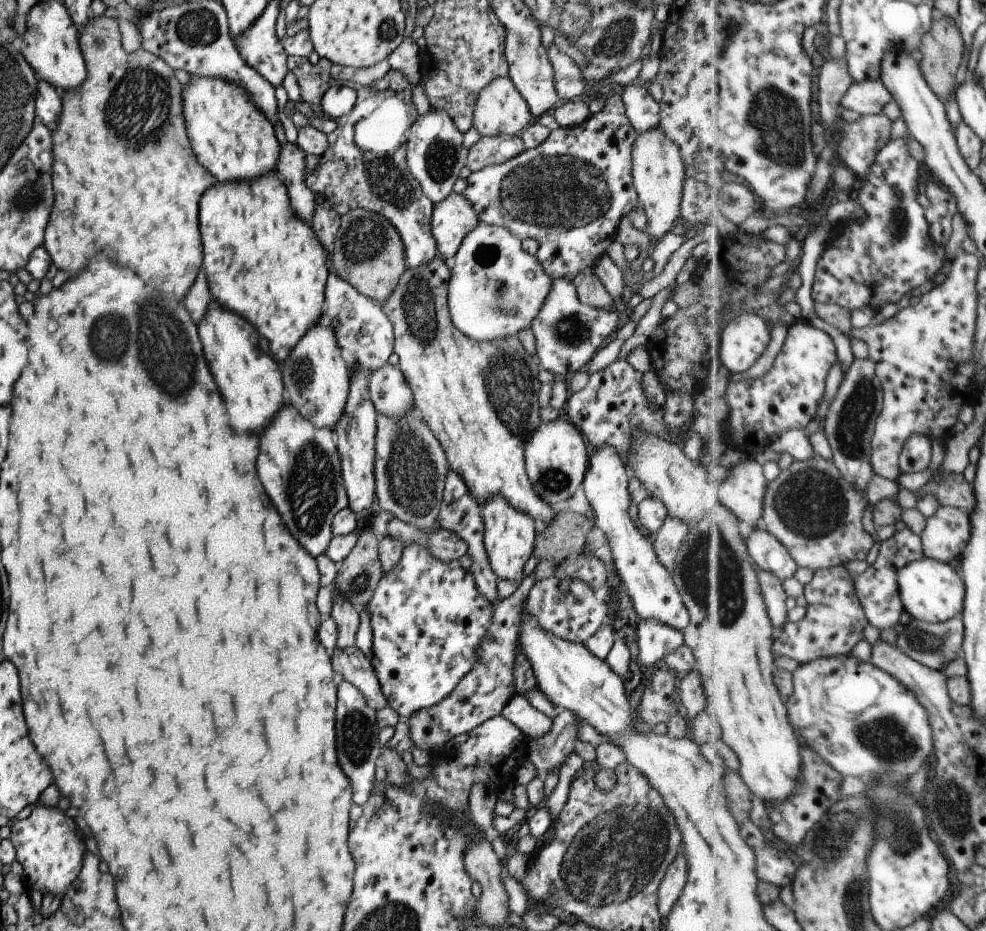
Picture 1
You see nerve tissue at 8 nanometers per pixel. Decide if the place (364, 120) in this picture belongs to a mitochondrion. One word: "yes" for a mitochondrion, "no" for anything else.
yes

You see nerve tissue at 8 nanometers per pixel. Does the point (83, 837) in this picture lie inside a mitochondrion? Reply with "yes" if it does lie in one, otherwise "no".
no

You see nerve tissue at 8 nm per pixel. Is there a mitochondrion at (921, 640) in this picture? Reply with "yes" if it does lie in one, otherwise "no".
yes

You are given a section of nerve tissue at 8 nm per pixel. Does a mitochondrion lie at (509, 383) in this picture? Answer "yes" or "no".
yes

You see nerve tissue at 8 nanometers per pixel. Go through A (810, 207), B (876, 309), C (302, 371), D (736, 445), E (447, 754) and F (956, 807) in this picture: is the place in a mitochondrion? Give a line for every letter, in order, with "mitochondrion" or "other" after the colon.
A: other
B: other
C: mitochondrion
D: other
E: other
F: mitochondrion

